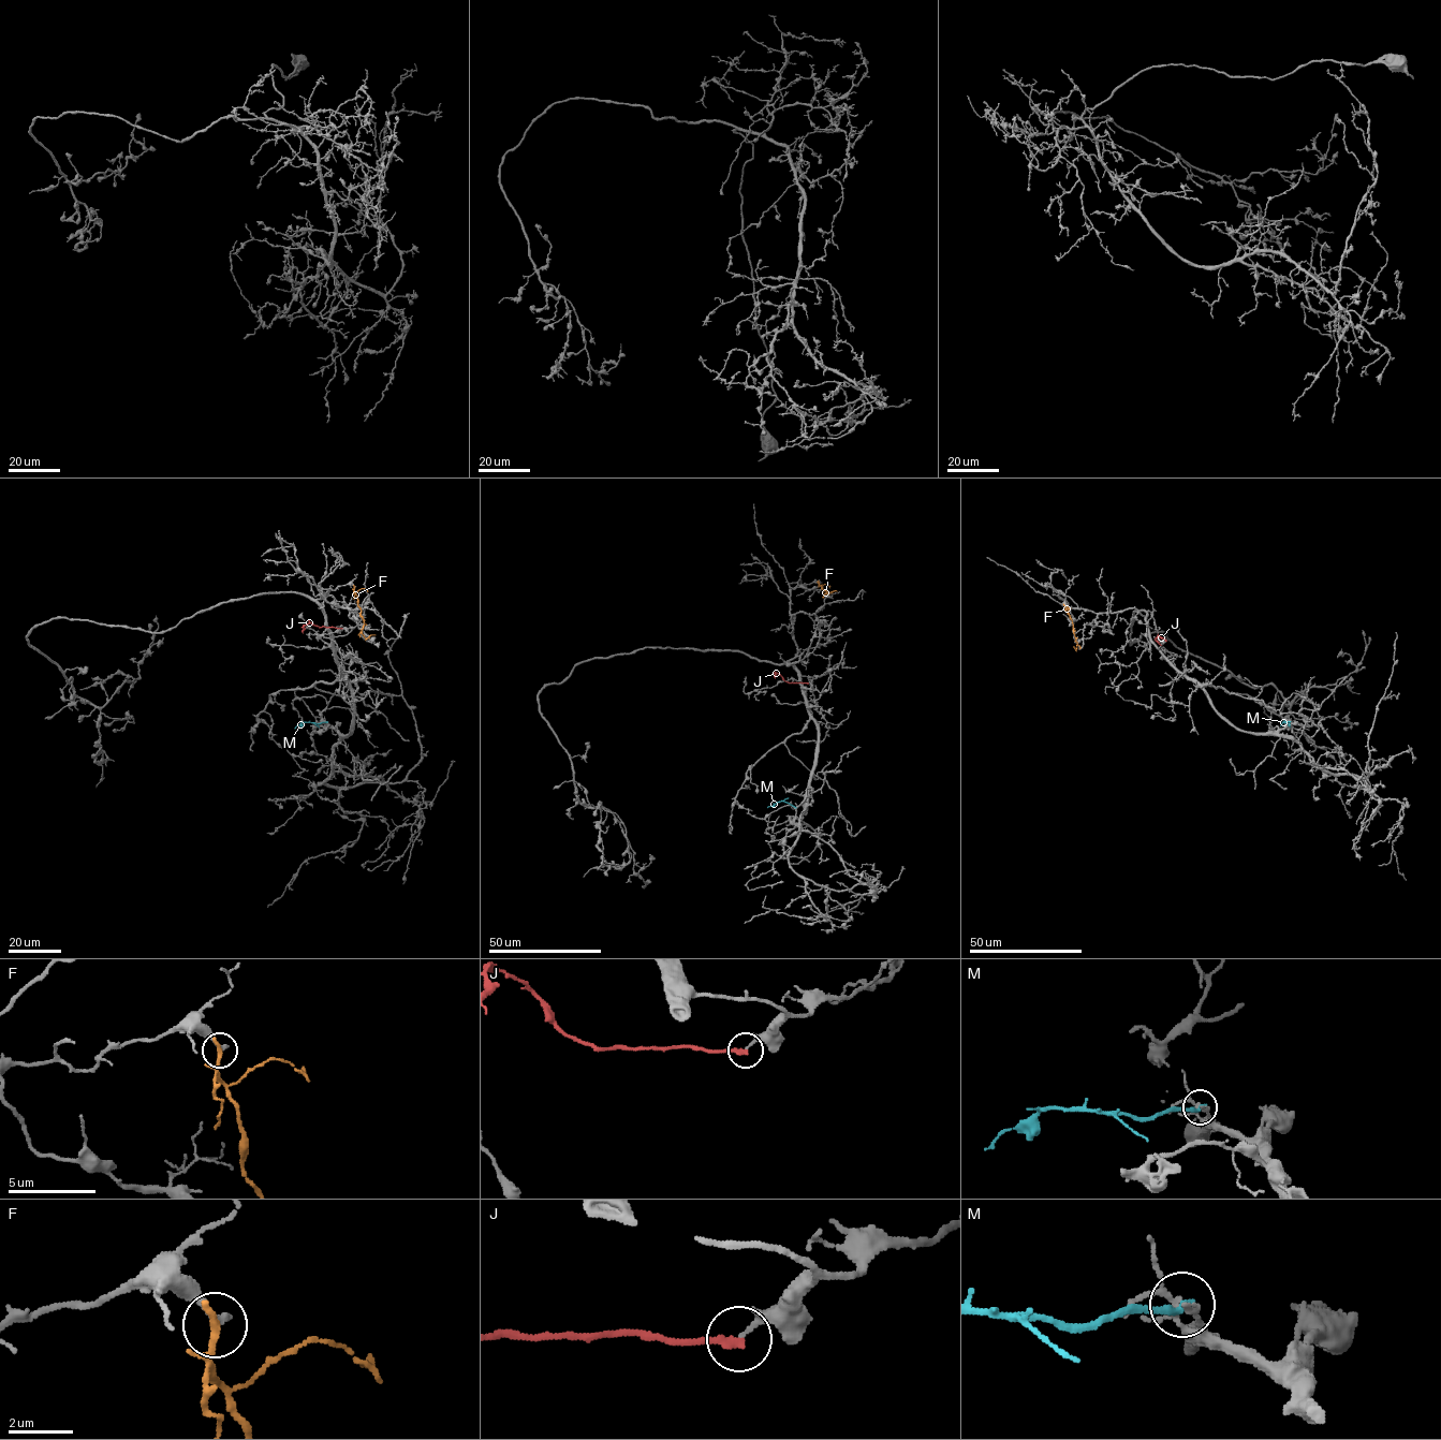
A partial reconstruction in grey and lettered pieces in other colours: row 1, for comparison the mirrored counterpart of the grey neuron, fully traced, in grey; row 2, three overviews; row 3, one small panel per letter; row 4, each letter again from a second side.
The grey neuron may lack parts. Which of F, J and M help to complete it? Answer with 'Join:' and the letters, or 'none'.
Join: none

